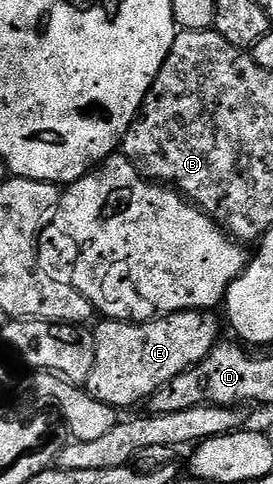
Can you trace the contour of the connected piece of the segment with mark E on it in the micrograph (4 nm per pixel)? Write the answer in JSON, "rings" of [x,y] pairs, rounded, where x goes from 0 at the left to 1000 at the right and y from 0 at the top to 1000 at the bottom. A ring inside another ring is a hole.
{"rings":[[[663,640],[568,655],[568,665],[363,663],[363,674],[337,682],[352,744],[308,793],[315,812],[436,851],[516,831],[524,837],[560,814],[645,785],[645,777],[725,756],[784,725],[806,705],[791,651],[747,640]]]}

